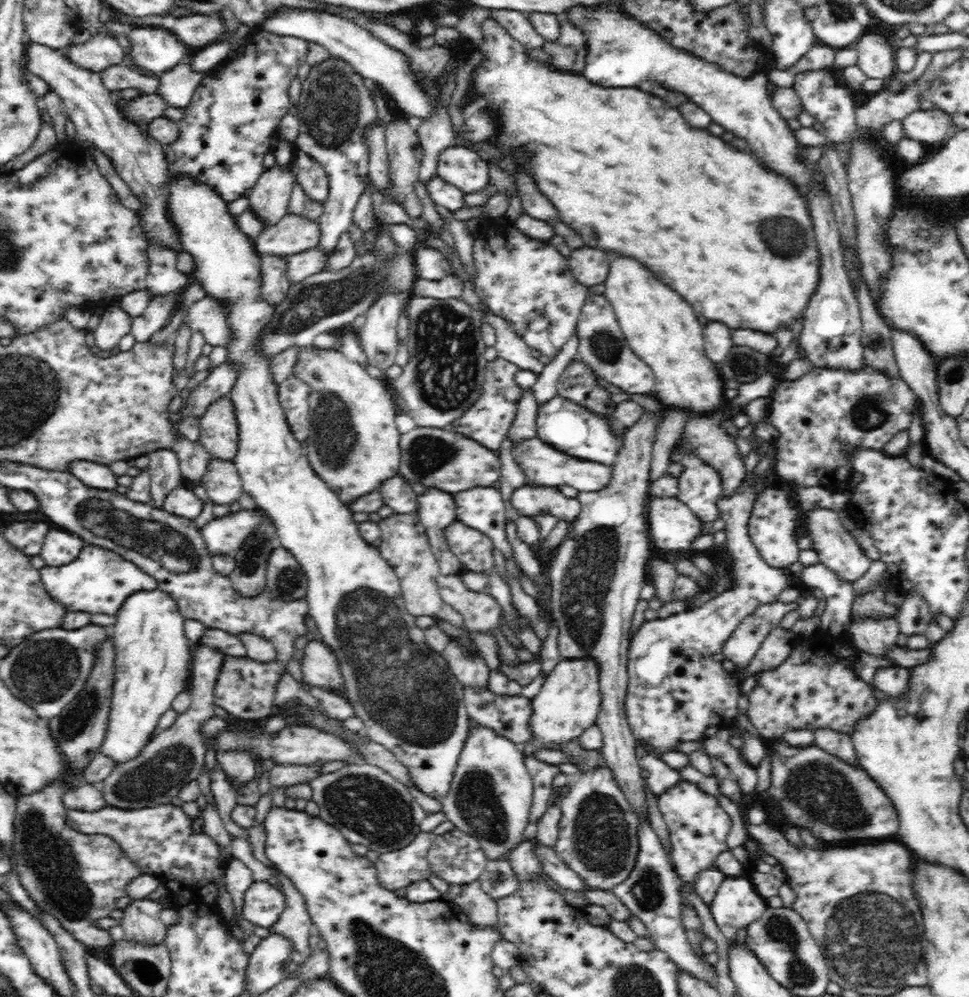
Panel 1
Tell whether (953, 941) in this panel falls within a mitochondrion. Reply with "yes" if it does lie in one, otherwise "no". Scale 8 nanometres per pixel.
no

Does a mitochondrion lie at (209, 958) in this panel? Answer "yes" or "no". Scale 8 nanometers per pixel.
no

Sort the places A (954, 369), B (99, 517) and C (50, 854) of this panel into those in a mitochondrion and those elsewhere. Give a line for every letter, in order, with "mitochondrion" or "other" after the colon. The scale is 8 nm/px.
A: mitochondrion
B: mitochondrion
C: mitochondrion

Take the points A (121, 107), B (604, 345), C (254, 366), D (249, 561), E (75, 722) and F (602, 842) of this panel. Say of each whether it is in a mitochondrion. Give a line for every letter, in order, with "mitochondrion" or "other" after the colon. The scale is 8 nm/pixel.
A: other
B: mitochondrion
C: other
D: mitochondrion
E: mitochondrion
F: mitochondrion

